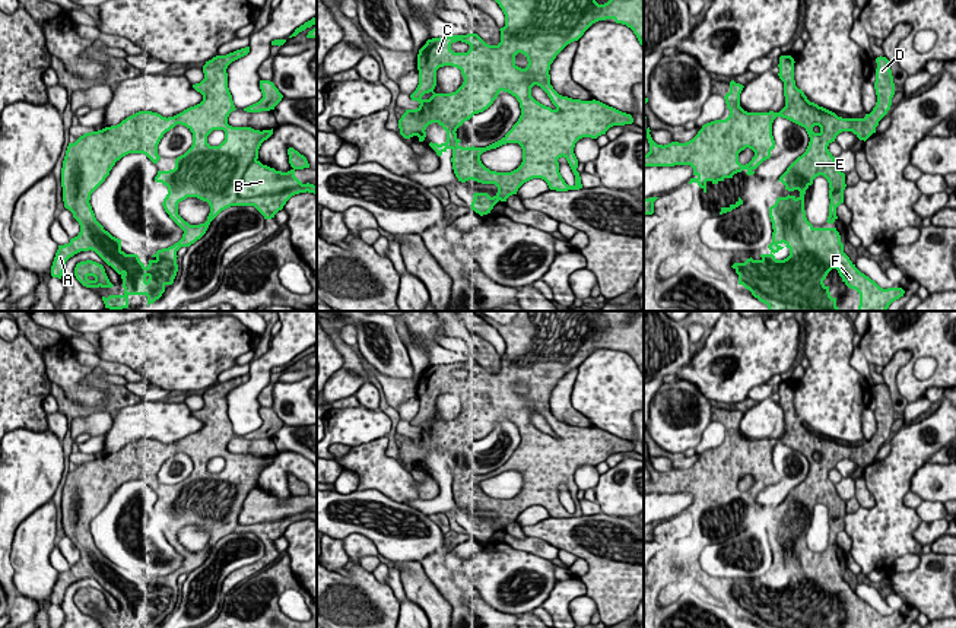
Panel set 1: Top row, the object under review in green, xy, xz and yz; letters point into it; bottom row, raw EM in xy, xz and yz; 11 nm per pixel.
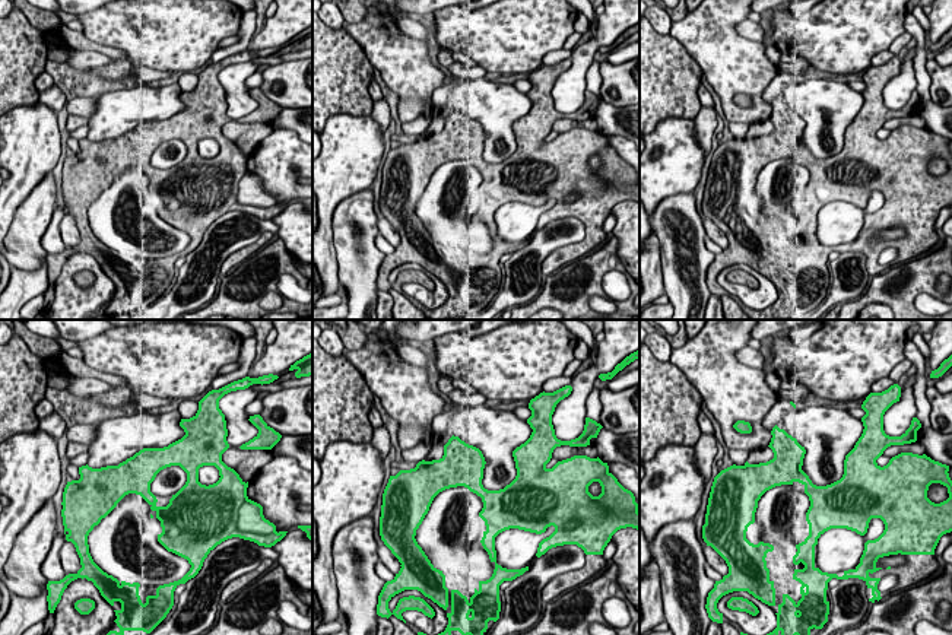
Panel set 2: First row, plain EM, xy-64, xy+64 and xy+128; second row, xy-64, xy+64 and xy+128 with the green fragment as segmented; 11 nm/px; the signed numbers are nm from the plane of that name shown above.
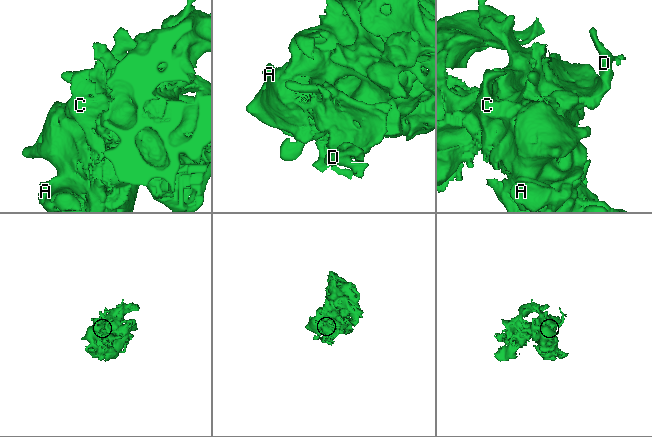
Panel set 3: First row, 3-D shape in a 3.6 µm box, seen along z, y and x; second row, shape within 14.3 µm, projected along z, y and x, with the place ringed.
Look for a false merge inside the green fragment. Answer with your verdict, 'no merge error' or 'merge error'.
no merge error

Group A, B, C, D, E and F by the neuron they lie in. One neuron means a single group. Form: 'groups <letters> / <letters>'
groups A B C D E F

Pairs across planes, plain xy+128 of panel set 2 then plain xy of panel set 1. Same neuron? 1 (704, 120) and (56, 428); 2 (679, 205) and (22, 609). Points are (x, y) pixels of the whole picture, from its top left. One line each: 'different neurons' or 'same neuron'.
1: same neuron
2: different neurons

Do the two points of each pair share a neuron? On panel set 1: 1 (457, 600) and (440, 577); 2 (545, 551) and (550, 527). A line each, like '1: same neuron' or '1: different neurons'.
1: same neuron
2: different neurons

